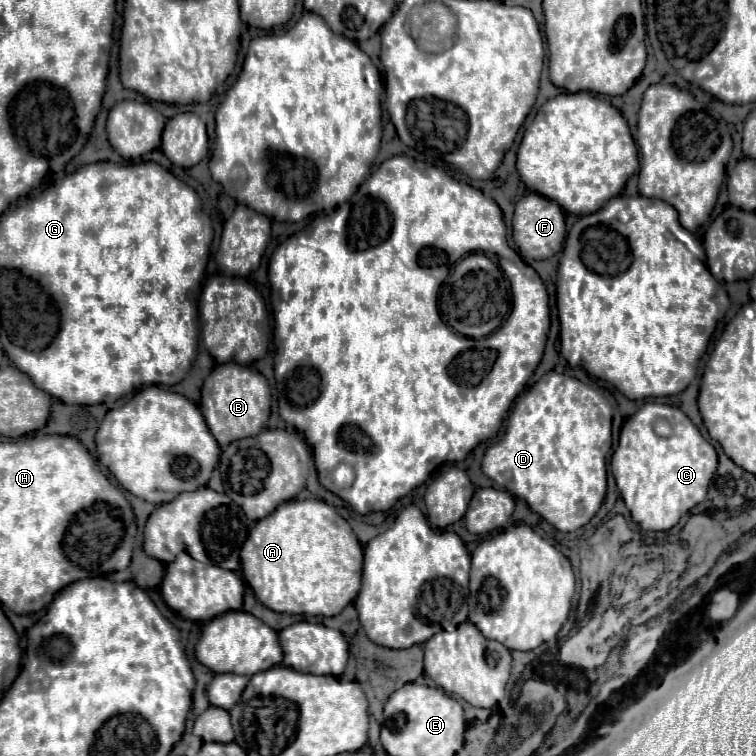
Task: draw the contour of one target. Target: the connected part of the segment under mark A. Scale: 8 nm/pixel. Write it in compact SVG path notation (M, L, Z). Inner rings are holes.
M303 499L303 501L287 501L279 505L271 515L257 521L251 529L247 543L243 543L241 551L241 567L243 577L255 591L257 599L277 611L289 615L321 615L331 617L341 613L359 593L363 565L363 547L351 531L349 523L325 501L321 499Z

